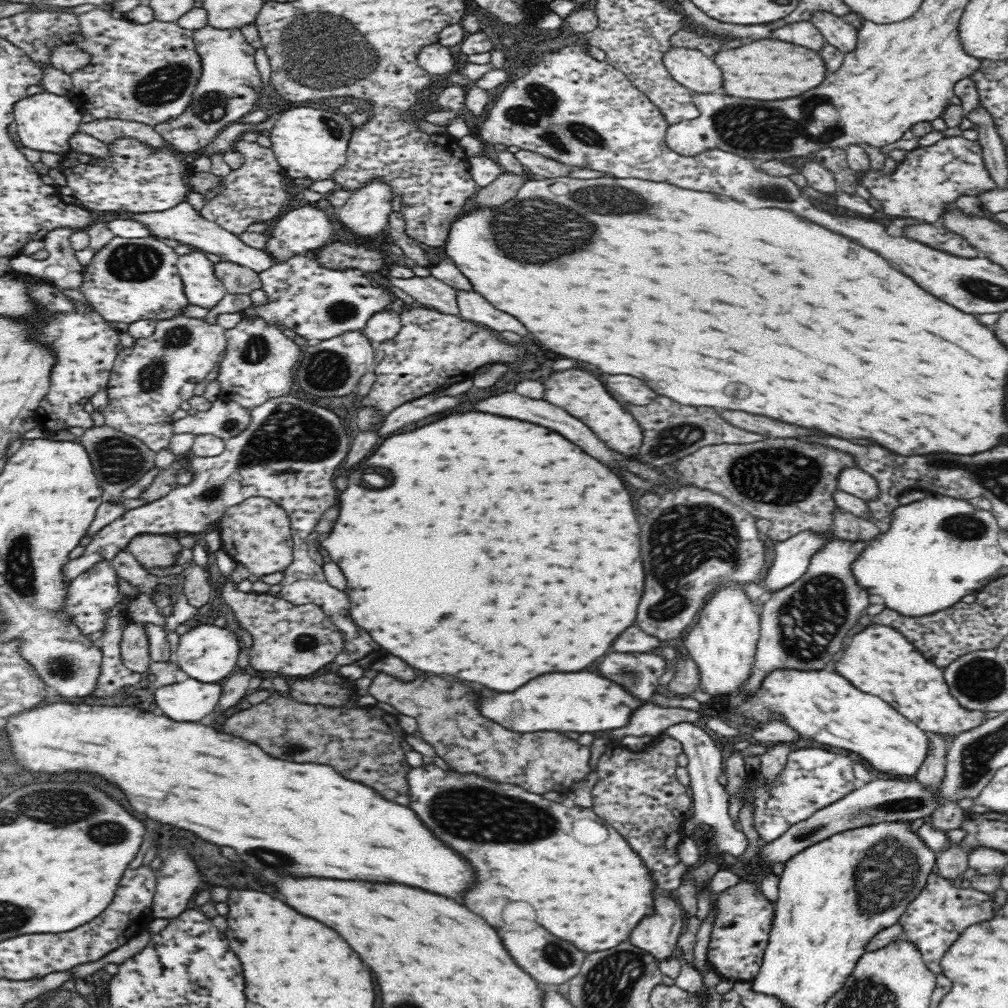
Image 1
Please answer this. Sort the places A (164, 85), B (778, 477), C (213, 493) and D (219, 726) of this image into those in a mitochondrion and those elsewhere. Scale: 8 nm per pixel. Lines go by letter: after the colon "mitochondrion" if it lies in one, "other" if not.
A: mitochondrion
B: mitochondrion
C: mitochondrion
D: other

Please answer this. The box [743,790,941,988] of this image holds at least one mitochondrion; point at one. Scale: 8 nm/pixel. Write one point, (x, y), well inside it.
(889, 870)

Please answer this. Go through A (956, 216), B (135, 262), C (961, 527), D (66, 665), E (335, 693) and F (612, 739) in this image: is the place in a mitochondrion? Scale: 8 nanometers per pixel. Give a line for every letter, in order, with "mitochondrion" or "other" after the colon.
A: other
B: mitochondrion
C: mitochondrion
D: mitochondrion
E: other
F: other

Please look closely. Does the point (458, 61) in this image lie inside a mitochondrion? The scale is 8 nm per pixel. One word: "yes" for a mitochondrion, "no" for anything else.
no

